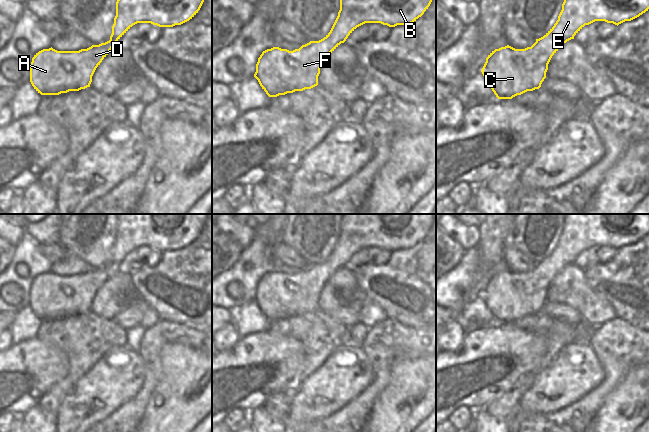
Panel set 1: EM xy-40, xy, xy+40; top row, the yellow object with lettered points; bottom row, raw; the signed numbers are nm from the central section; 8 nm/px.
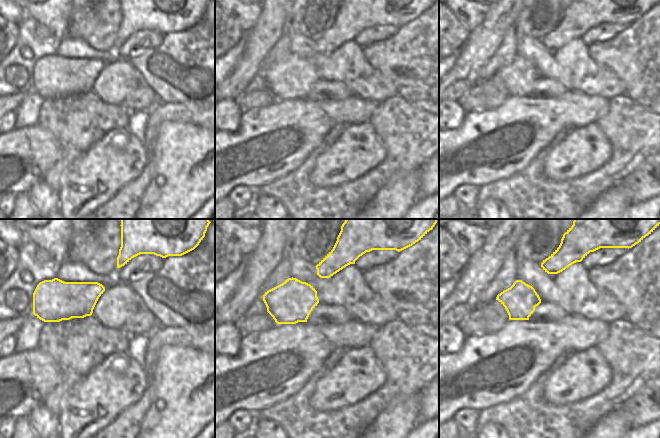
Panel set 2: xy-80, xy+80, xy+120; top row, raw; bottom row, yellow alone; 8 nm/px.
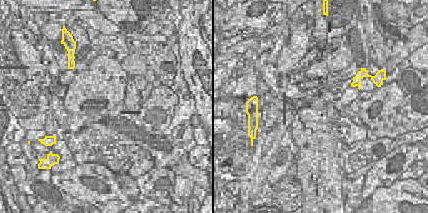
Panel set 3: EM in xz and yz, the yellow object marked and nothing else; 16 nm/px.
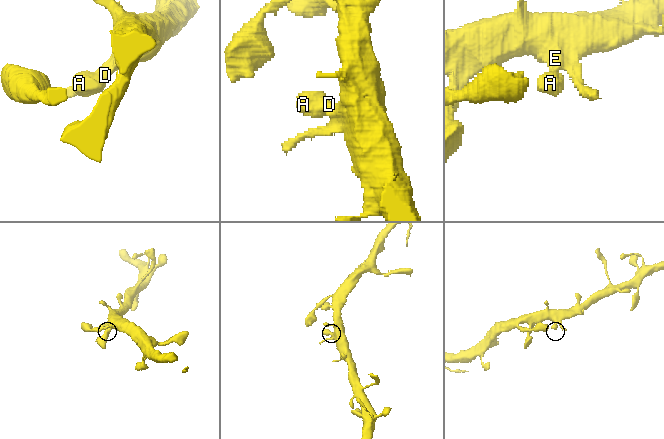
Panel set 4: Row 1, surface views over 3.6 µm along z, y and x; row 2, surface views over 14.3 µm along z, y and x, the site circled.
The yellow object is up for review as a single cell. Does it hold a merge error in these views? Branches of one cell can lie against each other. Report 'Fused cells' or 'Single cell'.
Single cell

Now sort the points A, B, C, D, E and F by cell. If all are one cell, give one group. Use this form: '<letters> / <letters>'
A B C D E F

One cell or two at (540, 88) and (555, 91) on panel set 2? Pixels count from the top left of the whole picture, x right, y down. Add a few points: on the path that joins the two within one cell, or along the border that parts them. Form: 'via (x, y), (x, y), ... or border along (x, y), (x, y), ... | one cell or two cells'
via (544, 88), (551, 89) | one cell

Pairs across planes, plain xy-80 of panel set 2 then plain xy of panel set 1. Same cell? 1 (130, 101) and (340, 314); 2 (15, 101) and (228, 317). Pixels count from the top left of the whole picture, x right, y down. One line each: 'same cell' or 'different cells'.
1: same cell
2: same cell

